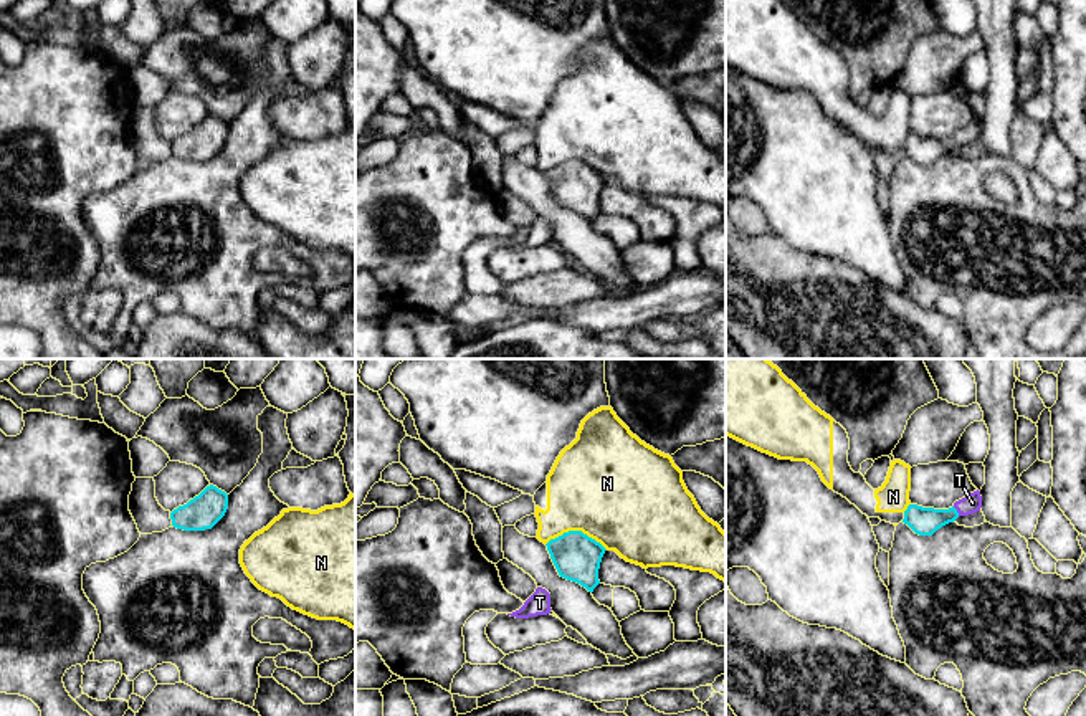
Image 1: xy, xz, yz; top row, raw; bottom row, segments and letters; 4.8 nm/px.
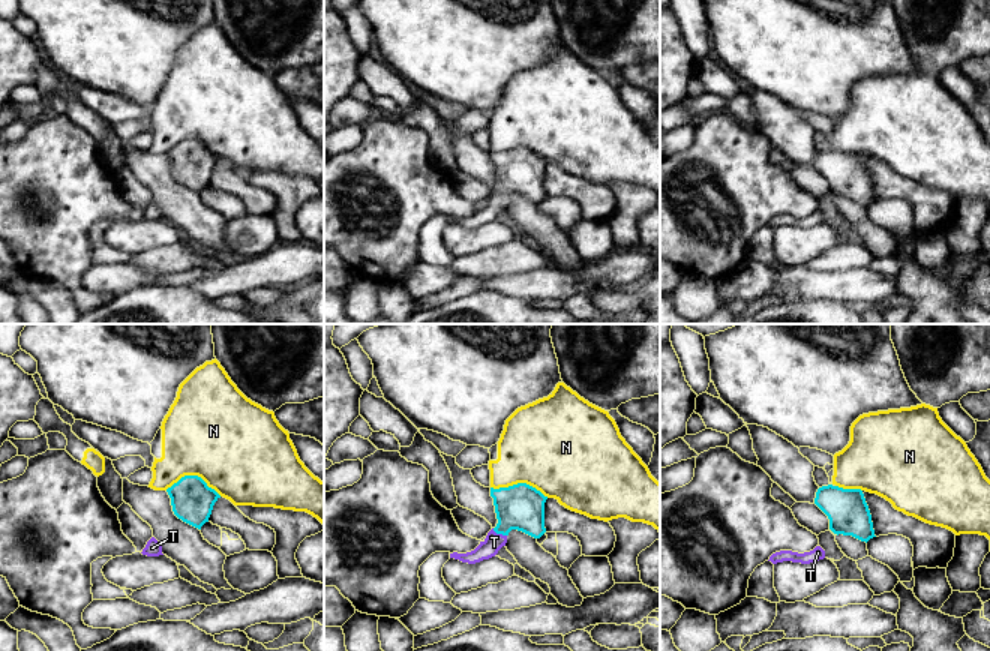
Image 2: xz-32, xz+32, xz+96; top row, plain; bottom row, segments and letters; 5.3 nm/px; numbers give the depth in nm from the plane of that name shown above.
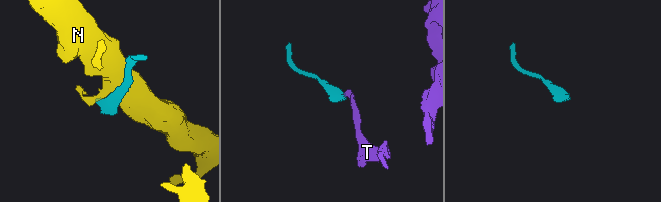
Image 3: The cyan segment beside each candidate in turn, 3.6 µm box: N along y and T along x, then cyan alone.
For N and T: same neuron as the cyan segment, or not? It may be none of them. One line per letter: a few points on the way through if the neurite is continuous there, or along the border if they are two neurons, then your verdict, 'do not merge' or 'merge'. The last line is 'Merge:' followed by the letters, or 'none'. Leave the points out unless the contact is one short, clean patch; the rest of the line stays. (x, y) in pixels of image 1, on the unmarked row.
N: do not merge
T: way yz (924, 151), (956, 141), (972, 133); merge
Merge: T

